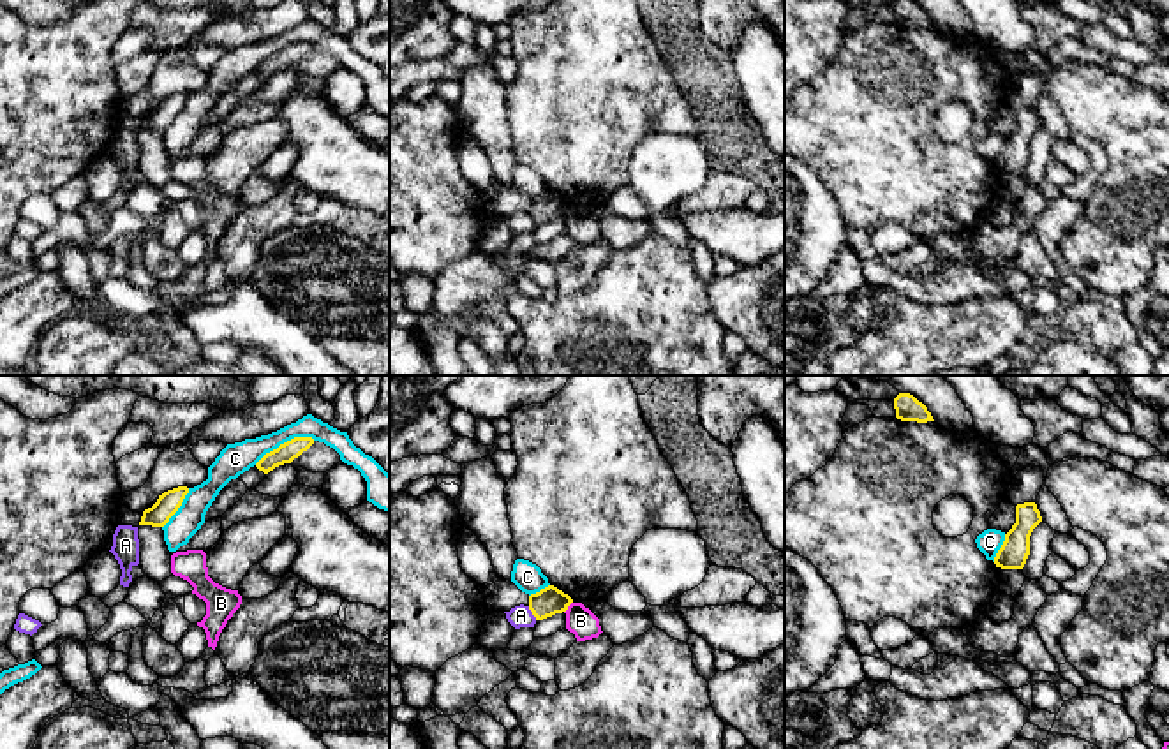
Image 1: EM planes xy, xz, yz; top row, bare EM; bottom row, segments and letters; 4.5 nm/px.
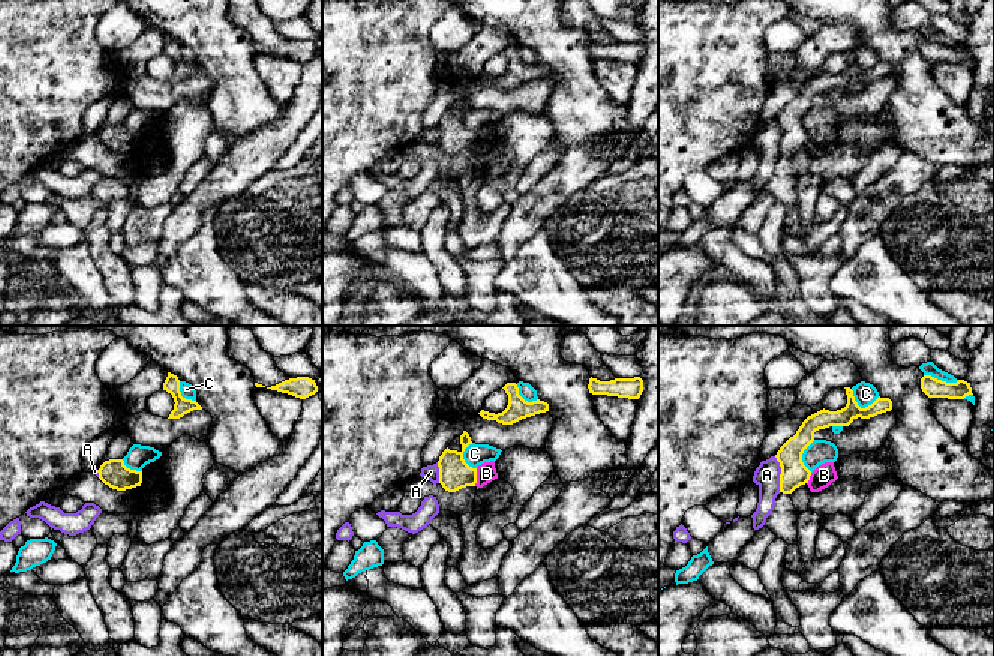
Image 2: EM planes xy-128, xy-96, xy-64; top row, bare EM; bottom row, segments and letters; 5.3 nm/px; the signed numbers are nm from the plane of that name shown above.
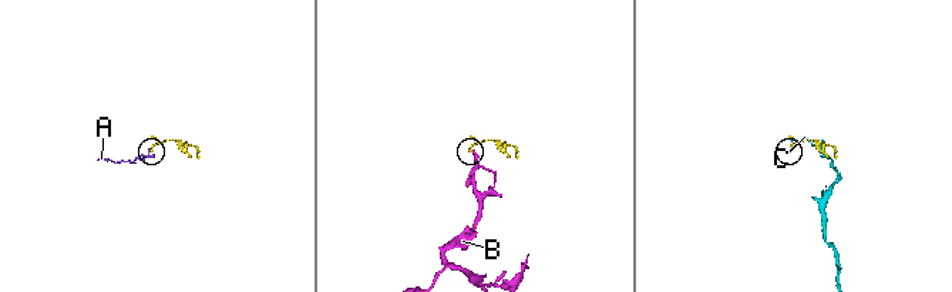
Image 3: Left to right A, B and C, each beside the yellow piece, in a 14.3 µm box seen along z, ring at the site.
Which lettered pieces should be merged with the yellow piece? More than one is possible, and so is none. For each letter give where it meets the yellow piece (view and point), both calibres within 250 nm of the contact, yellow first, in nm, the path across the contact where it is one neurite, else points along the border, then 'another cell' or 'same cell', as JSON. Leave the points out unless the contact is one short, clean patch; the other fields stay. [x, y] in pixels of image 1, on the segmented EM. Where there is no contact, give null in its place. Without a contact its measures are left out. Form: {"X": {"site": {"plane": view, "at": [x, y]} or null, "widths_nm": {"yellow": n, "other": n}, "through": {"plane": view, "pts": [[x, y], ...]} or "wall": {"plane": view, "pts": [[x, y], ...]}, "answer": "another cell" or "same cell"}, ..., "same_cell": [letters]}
{"A": {"site": {"plane": "xz", "at": [533, 614]}, "widths_nm": {"yellow": 130, "other": 100}, "wall": {"plane": "xz", "pts": [[528, 607], [536, 619]]}, "answer": "another cell"}, "B": {"site": {"plane": "xz", "at": [568, 605]}, "widths_nm": {"yellow": 130, "other": 140}, "wall": {"plane": "xz", "pts": [[572, 601], [565, 612]]}, "answer": "another cell"}, "C": {"site": {"plane": "xy", "at": [284, 443]}, "widths_nm": {"yellow": 90, "other": 140}, "answer": "another cell"}, "same_cell": []}

